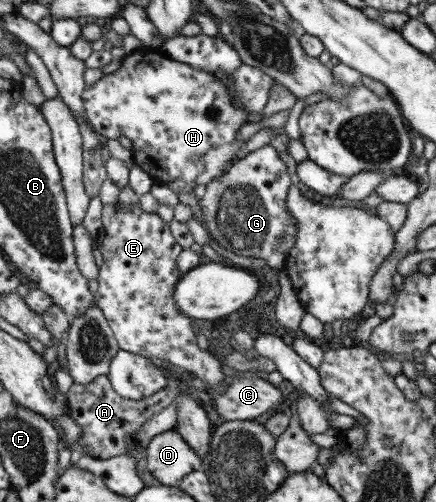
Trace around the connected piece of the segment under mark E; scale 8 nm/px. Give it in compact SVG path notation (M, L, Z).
M121 202L103 204L101 209L102 229L96 245L101 251L104 265L99 272L99 290L95 297L98 307L105 312L106 319L115 331L121 350L130 351L148 359L164 359L172 365L190 372L212 385L224 385L229 377L222 373L222 365L212 352L202 351L198 337L194 333L192 318L178 308L174 298L177 287L184 273L178 267L179 256L183 253L182 245L174 238L171 225L166 223L157 212L146 212L141 204L128 207Z

